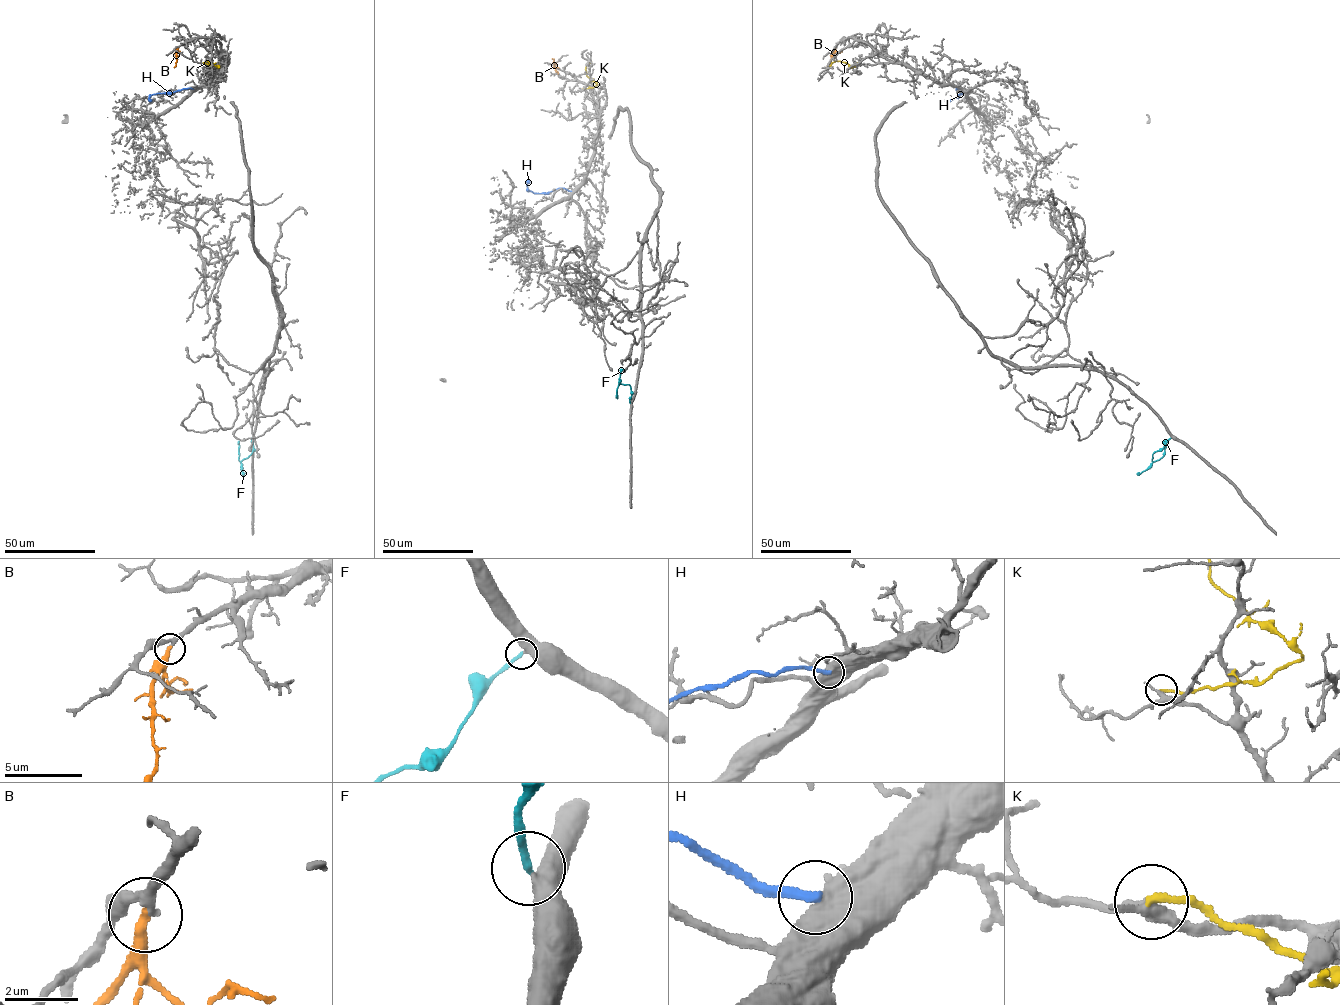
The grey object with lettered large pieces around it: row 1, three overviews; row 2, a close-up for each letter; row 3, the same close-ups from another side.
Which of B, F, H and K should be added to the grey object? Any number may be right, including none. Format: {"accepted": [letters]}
{"accepted": ["B", "F"]}

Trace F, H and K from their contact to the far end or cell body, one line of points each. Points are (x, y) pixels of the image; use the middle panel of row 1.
F: (630, 403), (628, 384), (620, 384), (616, 395)
H: (571, 191), (560, 188), (534, 193), (527, 188), (529, 180)
K: (581, 88), (597, 85), (585, 71), (591, 61)

